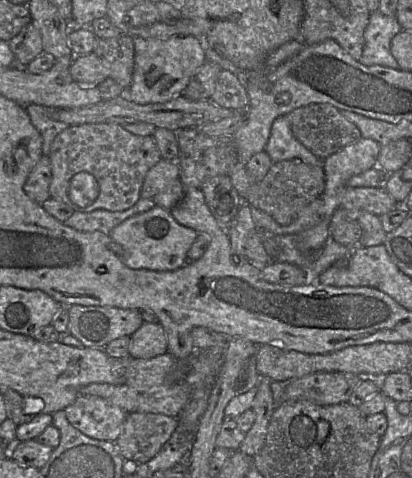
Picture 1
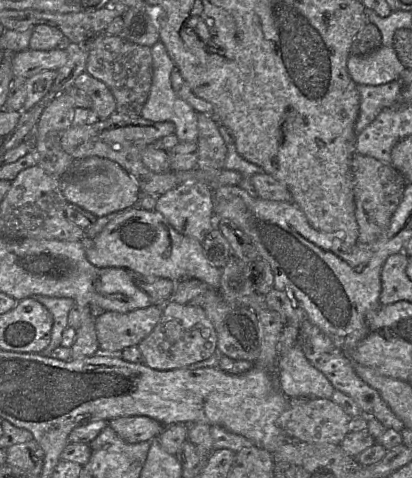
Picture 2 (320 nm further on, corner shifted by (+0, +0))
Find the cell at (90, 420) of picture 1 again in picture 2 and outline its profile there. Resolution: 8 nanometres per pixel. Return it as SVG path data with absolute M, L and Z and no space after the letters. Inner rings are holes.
M127 416L111 419L107 426L127 443L140 443L157 438L166 426L146 416Z

